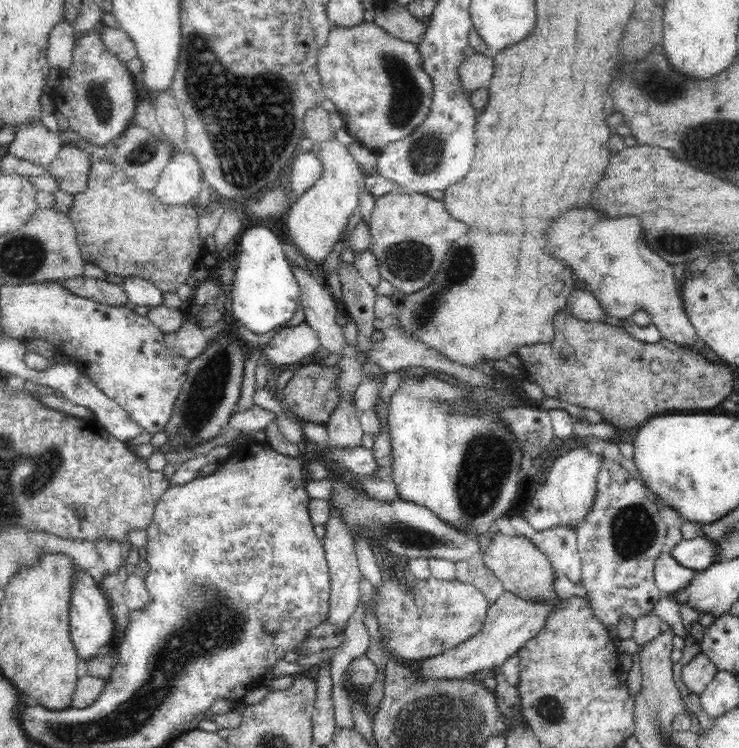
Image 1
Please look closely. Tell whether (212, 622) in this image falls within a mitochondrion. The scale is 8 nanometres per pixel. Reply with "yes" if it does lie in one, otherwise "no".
yes

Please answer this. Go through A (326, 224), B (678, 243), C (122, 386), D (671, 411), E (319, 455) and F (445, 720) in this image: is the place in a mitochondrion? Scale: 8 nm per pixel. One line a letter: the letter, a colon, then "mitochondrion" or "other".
A: other
B: mitochondrion
C: other
D: other
E: other
F: mitochondrion

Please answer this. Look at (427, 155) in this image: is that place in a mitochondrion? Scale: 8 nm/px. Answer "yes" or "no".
yes

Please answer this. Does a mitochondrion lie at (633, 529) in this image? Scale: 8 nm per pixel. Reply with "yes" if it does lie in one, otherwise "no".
yes

